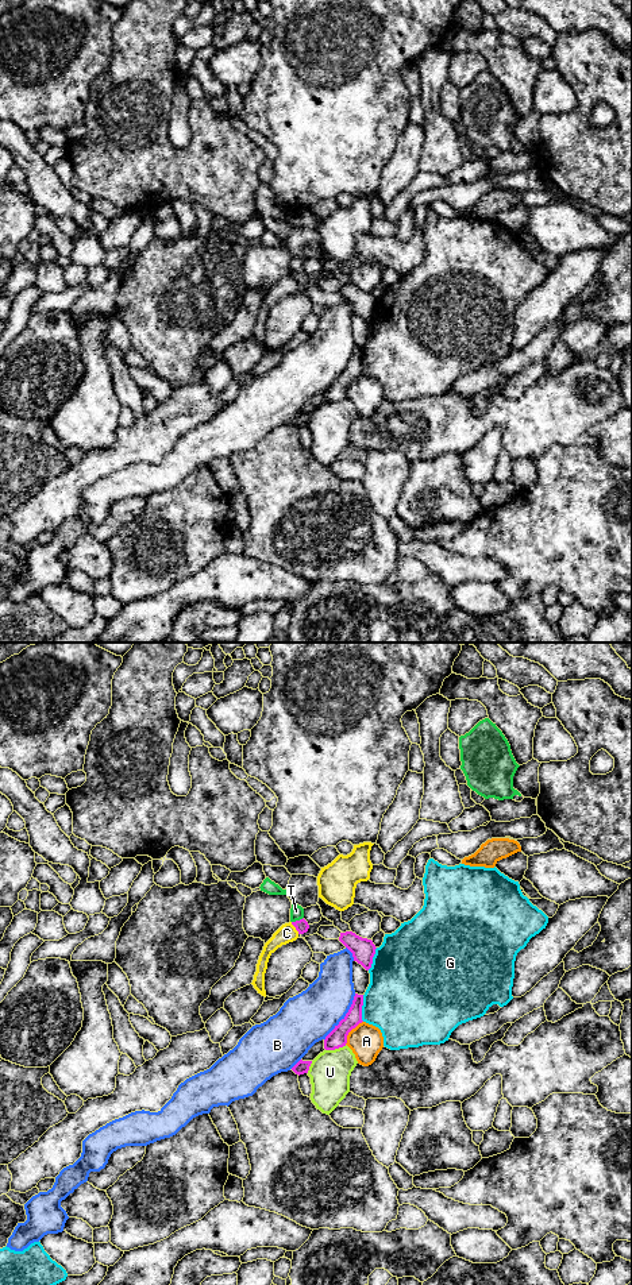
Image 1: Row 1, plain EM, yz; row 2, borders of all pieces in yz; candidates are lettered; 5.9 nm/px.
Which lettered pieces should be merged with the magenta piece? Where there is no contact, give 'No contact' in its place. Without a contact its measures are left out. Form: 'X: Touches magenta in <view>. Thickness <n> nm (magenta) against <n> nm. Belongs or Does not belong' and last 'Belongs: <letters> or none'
A: Touches magenta in yz. Thickness 110 nm (magenta) against 200 nm. Does not belong
B: Touches magenta in yz. Thickness 110 nm (magenta) against 300 nm. Does not belong
C: Touches magenta in yz. Thickness 80 nm (magenta) against 110 nm. Does not belong
G: Touches magenta in yz. Thickness 110 nm (magenta) against 440 nm. Does not belong
T: Touches magenta in yz. Thickness 80 nm (magenta) against 80 nm. Does not belong
U: Touches magenta in yz. Thickness 110 nm (magenta) against 240 nm. Does not belong
Belongs: none

